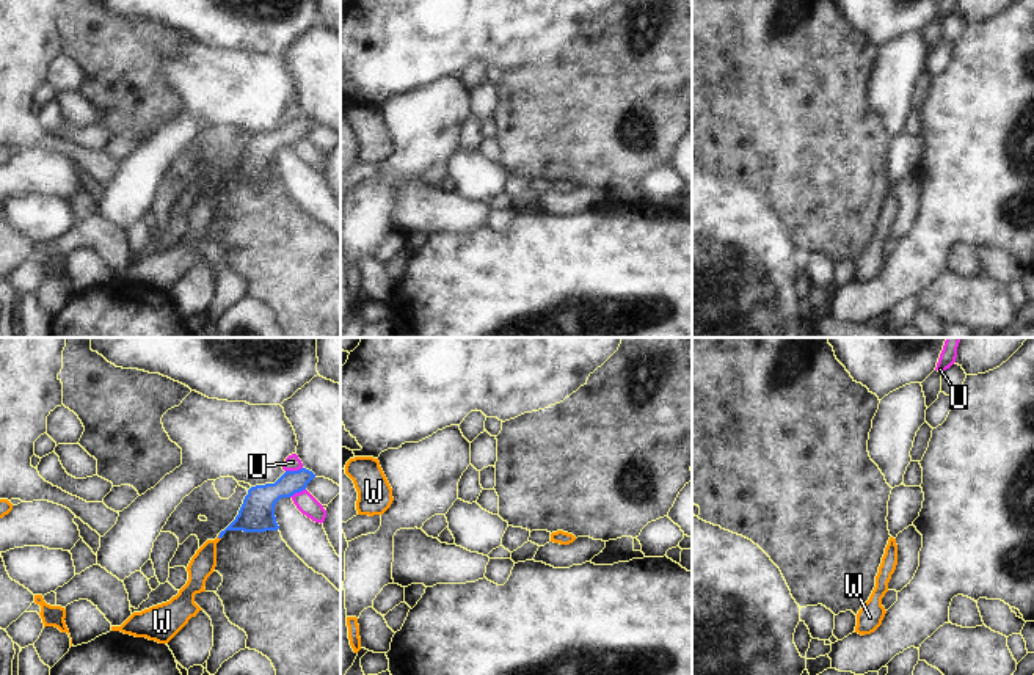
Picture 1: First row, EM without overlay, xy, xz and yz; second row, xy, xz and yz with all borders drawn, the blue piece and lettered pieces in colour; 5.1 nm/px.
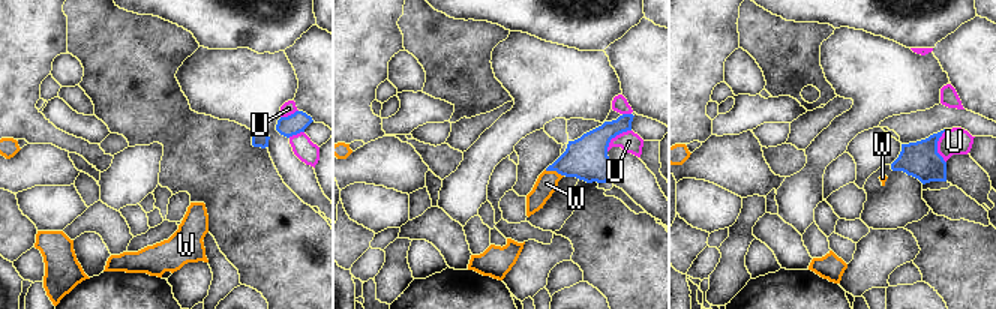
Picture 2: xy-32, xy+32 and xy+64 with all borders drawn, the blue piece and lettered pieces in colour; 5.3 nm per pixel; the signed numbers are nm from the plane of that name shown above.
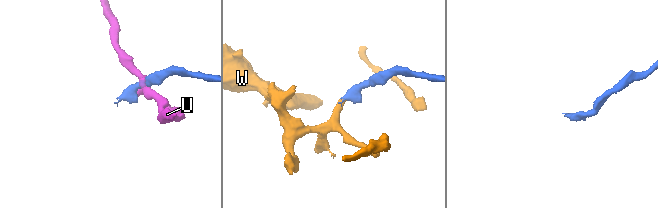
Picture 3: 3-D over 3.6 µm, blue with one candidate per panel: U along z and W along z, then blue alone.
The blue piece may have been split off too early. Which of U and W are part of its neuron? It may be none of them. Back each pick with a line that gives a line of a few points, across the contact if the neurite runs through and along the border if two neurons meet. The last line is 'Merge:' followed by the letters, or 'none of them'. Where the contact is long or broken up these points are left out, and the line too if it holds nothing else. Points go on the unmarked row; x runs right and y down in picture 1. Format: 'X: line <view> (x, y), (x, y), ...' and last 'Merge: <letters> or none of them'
W: line xy (256, 162), (228, 176), (218, 186), (211, 193), (203, 212)
Merge: W

